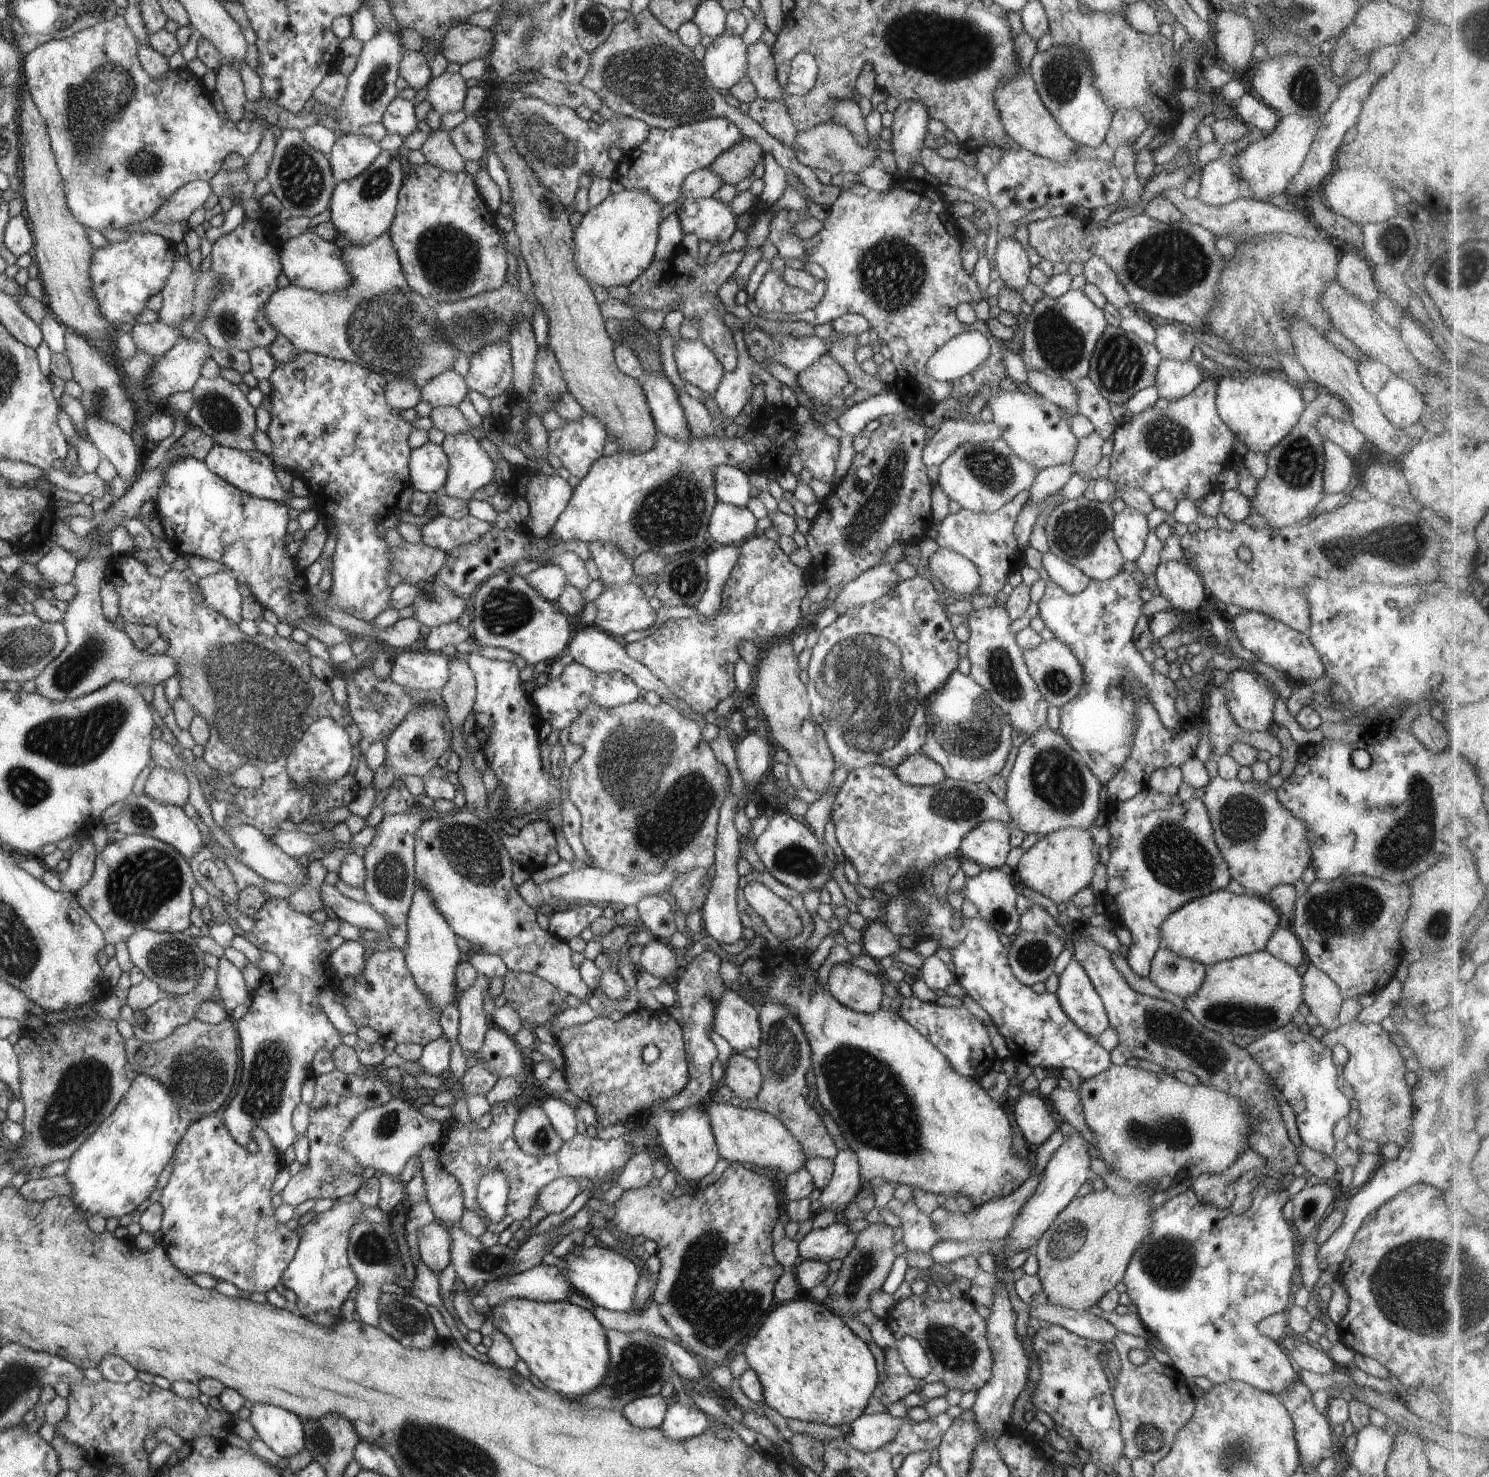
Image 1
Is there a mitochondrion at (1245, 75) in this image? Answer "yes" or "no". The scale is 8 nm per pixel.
no

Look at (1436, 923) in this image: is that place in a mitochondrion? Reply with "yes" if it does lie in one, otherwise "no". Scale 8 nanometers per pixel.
yes

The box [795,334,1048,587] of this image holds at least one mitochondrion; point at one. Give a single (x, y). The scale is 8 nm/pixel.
(879, 497)

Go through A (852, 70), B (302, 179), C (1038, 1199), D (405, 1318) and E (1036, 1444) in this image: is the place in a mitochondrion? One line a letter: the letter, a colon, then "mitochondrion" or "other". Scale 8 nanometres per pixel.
A: other
B: mitochondrion
C: other
D: mitochondrion
E: other

